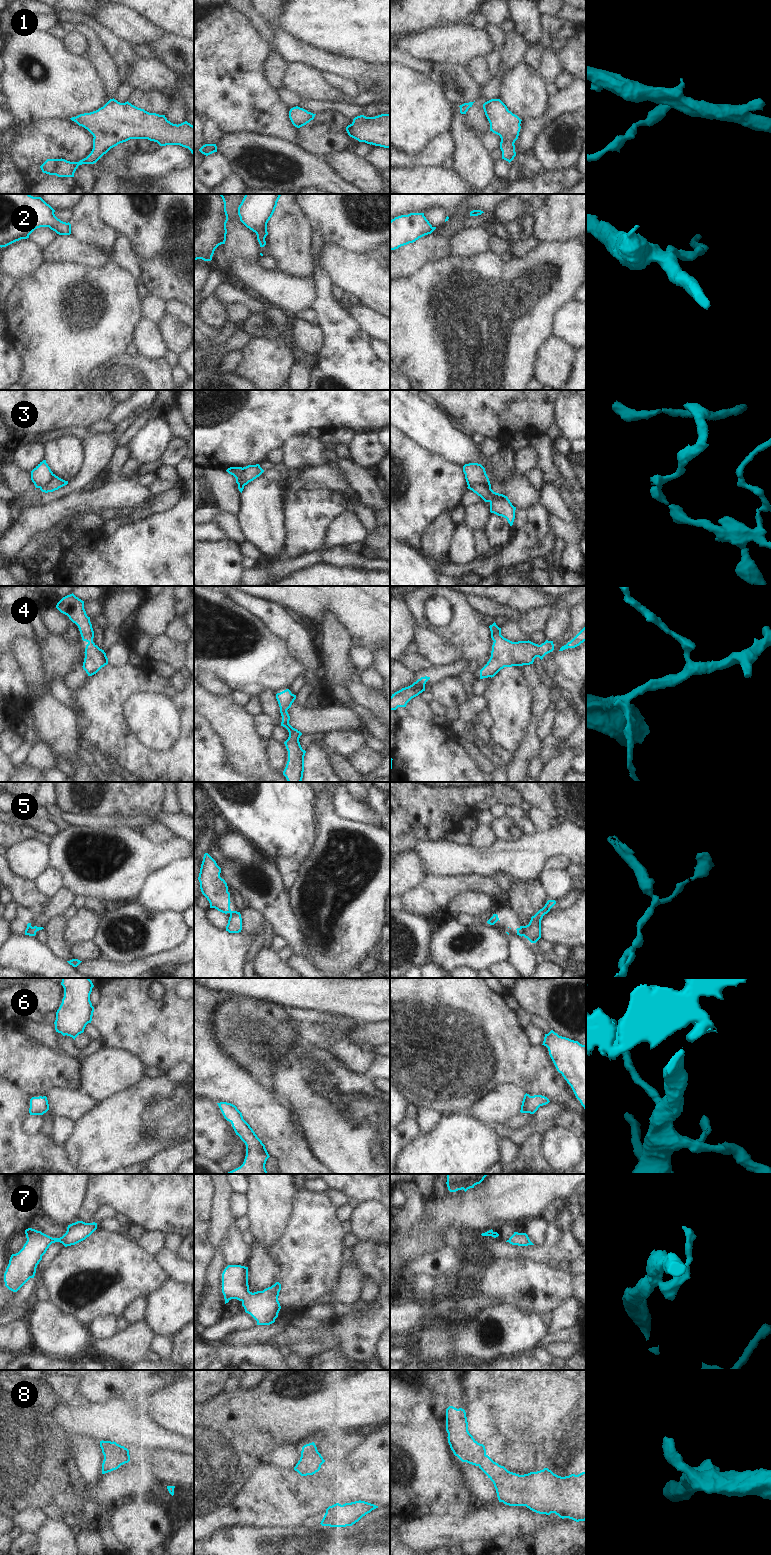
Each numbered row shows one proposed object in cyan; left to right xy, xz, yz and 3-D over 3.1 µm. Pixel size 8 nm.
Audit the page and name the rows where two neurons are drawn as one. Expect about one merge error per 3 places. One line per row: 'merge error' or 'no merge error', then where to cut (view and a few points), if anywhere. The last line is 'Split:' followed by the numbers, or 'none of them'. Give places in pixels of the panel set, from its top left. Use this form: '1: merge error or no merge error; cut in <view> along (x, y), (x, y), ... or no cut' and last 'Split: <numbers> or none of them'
1: no merge error; no cut
2: no merge error; no cut
3: merge error; cut in yz along (468, 485), (484, 484), (488, 488), (490, 500)
4: no merge error; no cut
5: merge error; cut in yz along (518, 928), (523, 935)
6: no merge error; no cut
7: no merge error; no cut
8: no merge error; no cut
Split: 3, 5

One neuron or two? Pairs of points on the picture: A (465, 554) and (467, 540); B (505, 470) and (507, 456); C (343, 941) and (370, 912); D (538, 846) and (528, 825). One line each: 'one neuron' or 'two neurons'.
A: one neuron
B: one neuron
C: one neuron
D: two neurons

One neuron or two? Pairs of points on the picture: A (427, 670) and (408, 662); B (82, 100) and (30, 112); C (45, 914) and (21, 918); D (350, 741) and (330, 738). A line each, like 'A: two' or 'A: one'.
A: one
B: one
C: two
D: one

